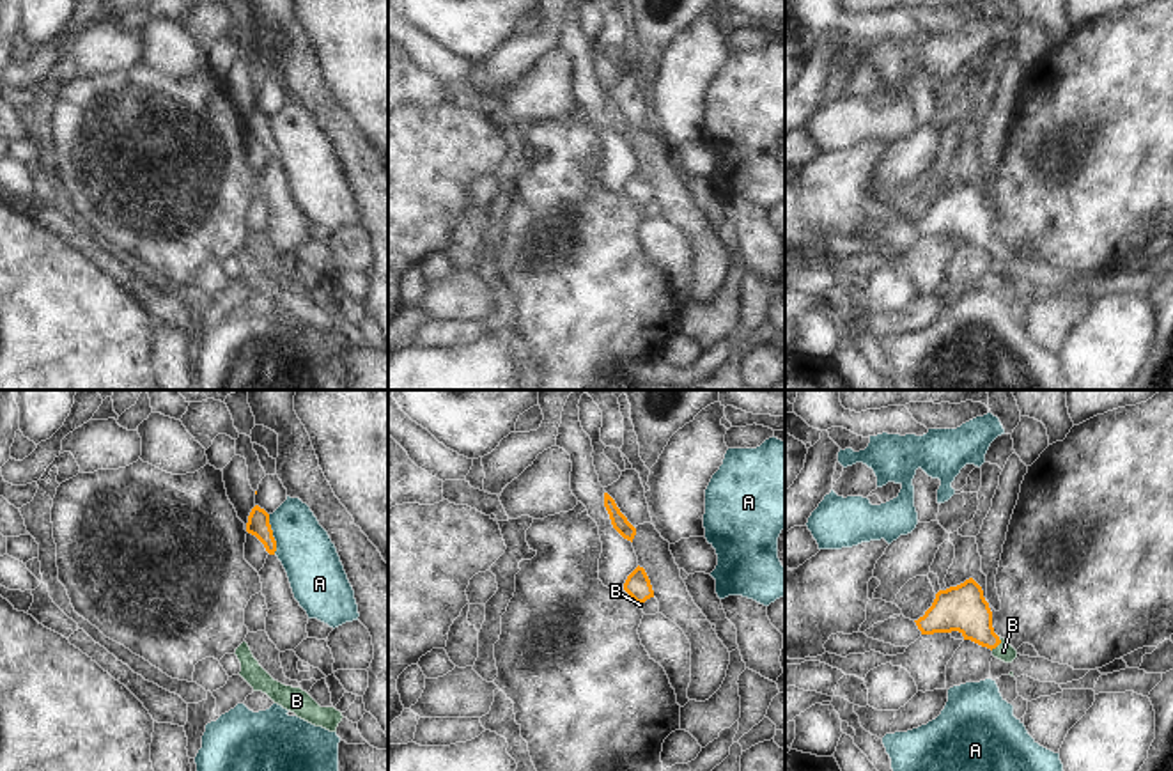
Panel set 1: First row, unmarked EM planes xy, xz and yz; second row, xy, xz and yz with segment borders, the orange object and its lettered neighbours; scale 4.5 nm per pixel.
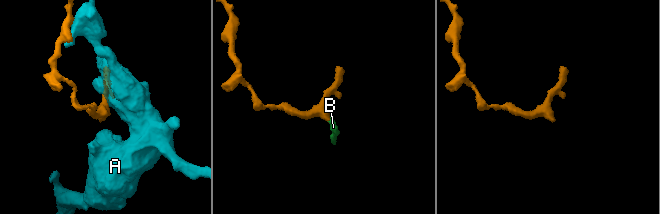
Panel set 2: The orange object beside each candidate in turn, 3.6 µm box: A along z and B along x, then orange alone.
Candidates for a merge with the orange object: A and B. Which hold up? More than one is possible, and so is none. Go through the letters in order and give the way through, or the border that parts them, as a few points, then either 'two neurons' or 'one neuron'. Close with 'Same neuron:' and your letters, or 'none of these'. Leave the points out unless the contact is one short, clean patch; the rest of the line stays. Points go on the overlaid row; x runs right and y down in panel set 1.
A: border along xy (268, 514), (275, 553); two neurons
B: runs through yz (963, 608), (998, 644), (1003, 651); one neuron
Same neuron: B

